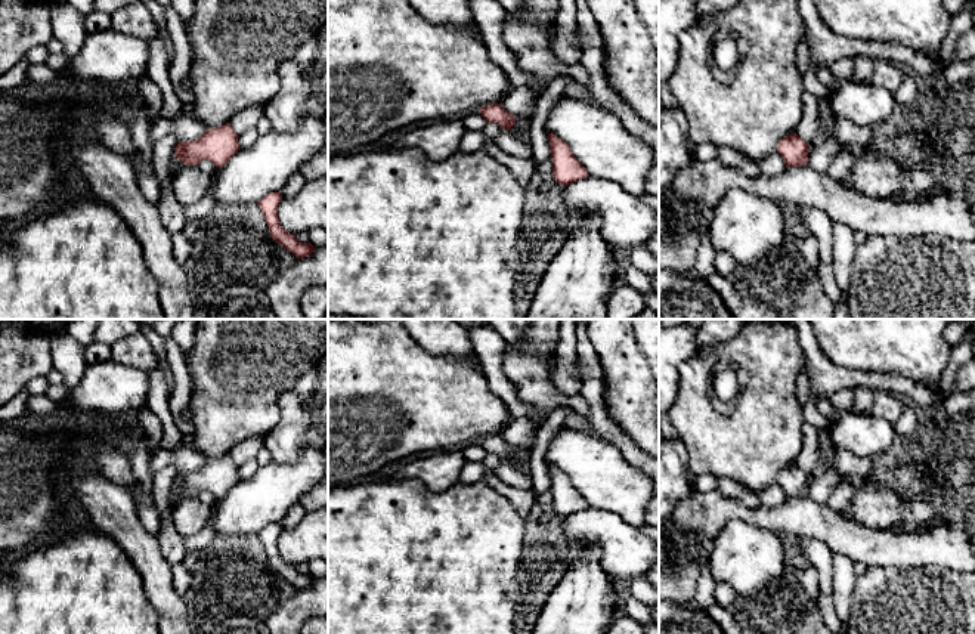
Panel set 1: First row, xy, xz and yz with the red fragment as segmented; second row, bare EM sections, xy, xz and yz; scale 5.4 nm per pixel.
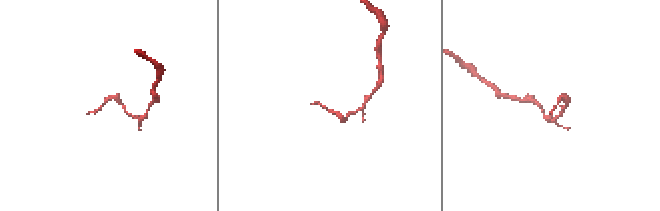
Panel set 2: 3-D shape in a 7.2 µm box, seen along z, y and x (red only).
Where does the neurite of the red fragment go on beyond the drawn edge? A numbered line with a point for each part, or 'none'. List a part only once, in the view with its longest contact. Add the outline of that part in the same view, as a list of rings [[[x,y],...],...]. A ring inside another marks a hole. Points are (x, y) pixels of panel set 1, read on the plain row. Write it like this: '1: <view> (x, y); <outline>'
none

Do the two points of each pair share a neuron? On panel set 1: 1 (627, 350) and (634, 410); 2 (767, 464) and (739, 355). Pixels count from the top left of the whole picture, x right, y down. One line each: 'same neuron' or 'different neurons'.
1: same neuron
2: same neuron

